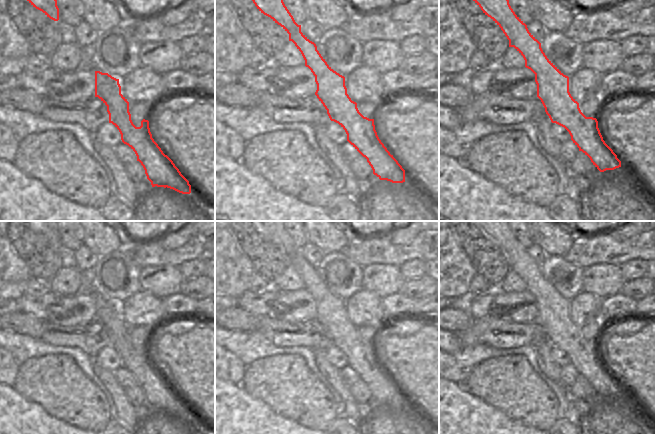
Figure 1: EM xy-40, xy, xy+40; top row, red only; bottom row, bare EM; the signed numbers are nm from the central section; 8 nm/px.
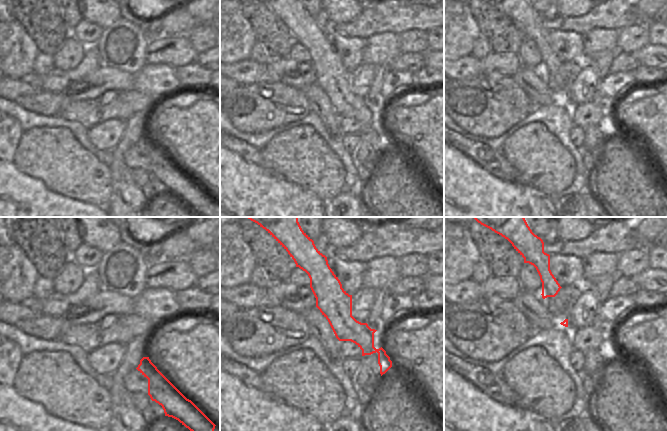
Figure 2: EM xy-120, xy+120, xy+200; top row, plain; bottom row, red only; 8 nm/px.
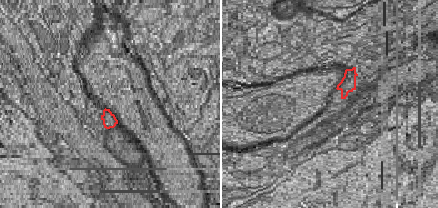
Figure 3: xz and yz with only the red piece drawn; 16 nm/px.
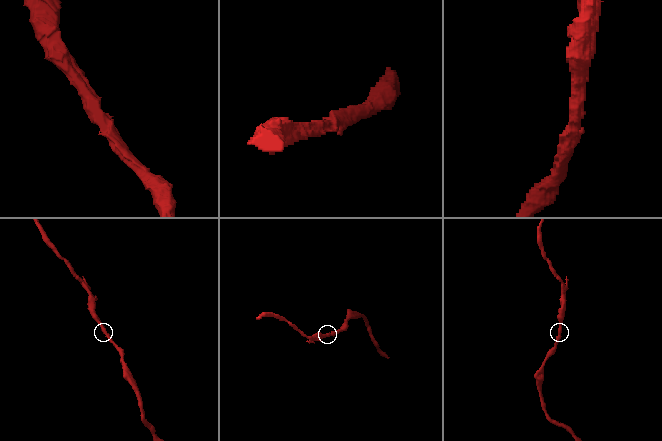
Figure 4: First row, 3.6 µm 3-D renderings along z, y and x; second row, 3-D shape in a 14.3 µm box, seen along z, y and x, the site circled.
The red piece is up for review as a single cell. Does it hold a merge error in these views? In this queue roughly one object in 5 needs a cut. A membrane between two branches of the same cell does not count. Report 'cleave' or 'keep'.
keep

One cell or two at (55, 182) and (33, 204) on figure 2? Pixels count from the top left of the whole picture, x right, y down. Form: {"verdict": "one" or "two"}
{"verdict": "two"}

